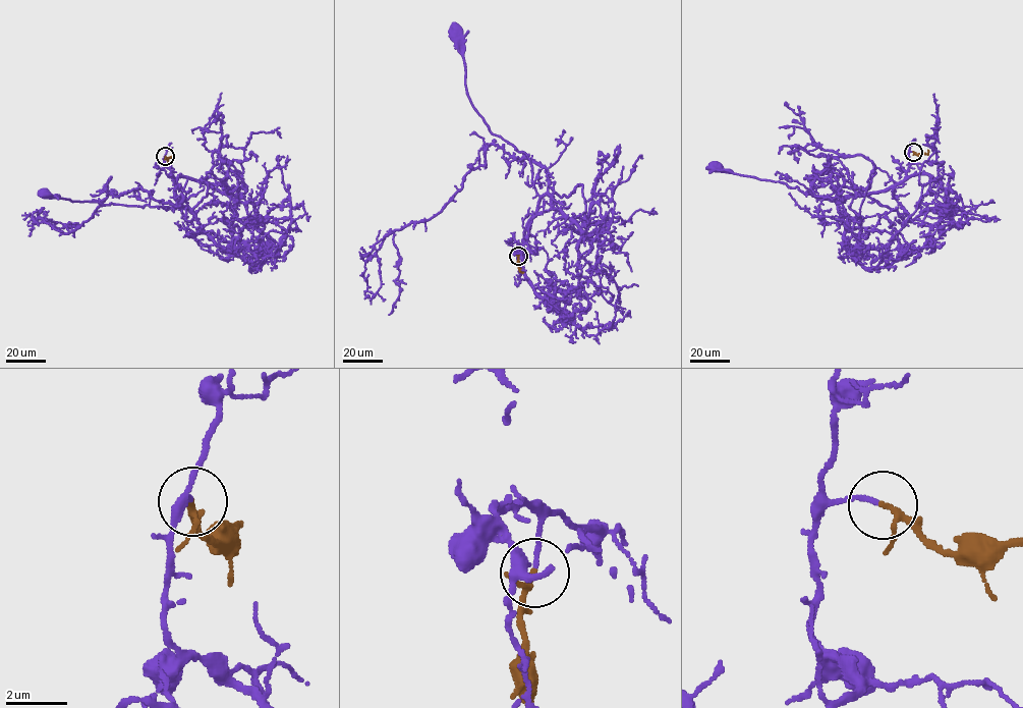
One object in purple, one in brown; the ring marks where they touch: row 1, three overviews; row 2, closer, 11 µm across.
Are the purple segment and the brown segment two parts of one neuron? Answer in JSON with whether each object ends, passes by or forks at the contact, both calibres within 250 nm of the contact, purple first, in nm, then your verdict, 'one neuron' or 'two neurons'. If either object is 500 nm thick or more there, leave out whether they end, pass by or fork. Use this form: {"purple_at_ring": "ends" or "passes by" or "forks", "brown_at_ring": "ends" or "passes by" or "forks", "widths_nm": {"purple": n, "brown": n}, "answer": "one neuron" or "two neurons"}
{"purple_at_ring": "ends", "brown_at_ring": "passes by", "widths_nm": {"purple": 130, "brown": 150}, "answer": "one neuron"}

